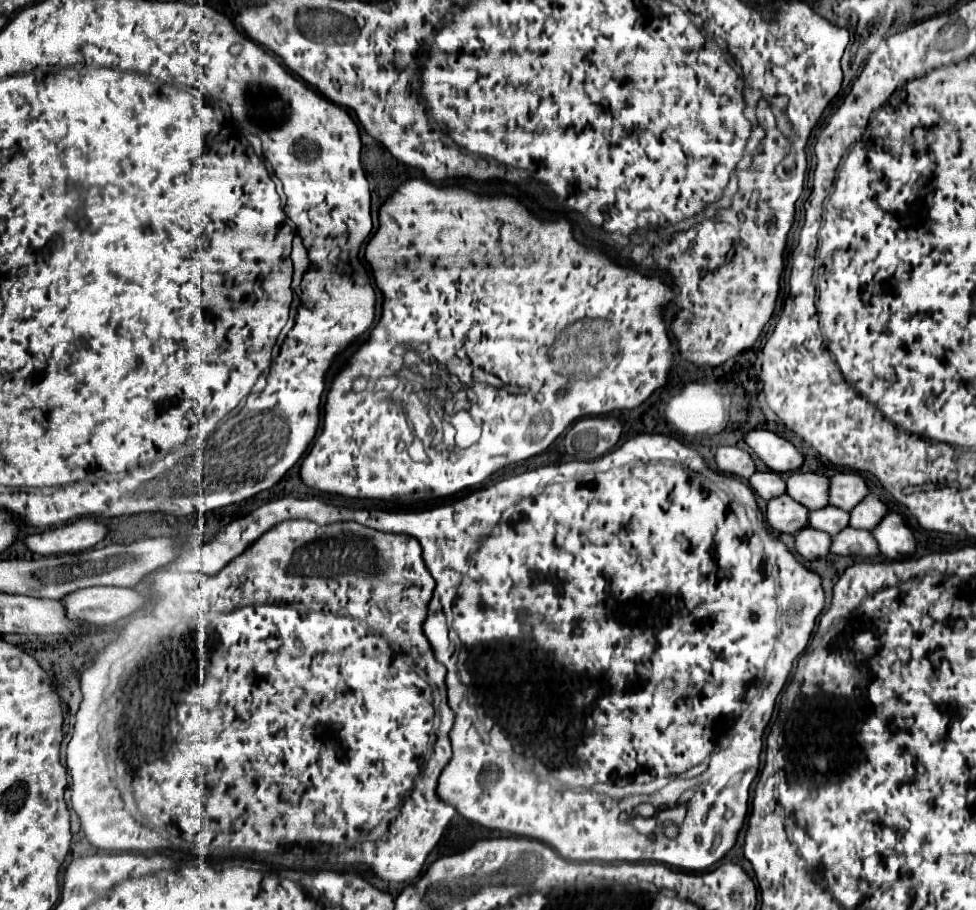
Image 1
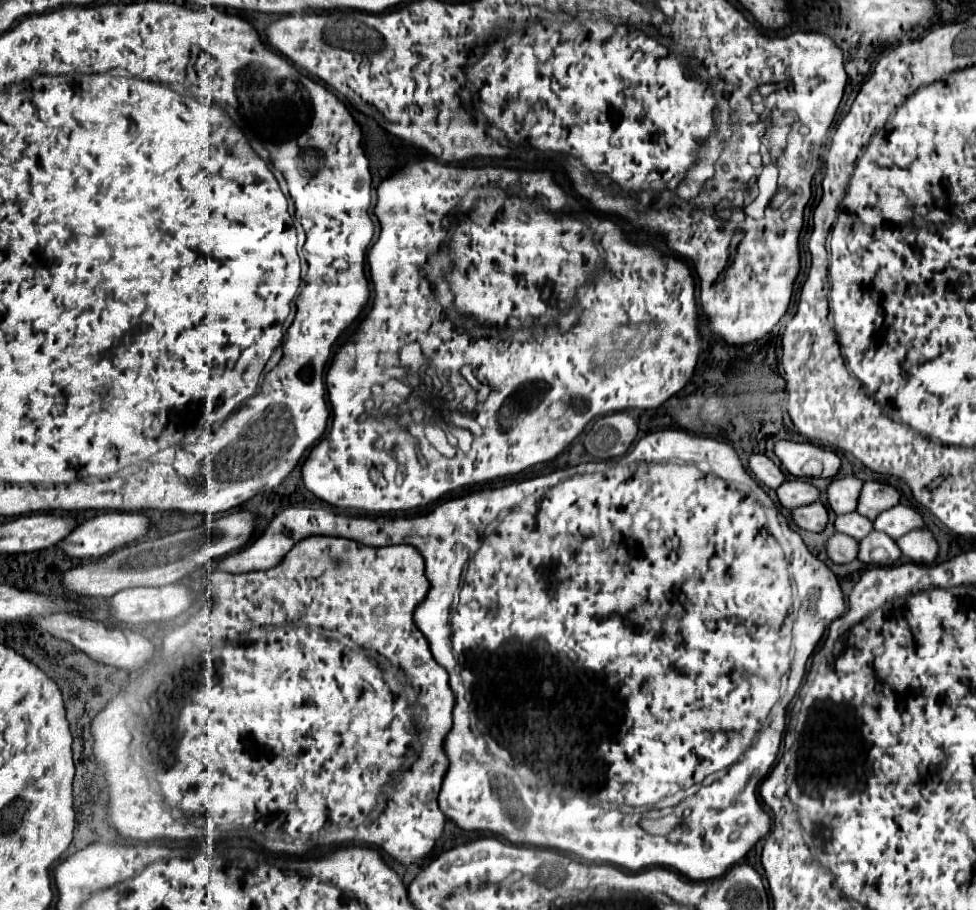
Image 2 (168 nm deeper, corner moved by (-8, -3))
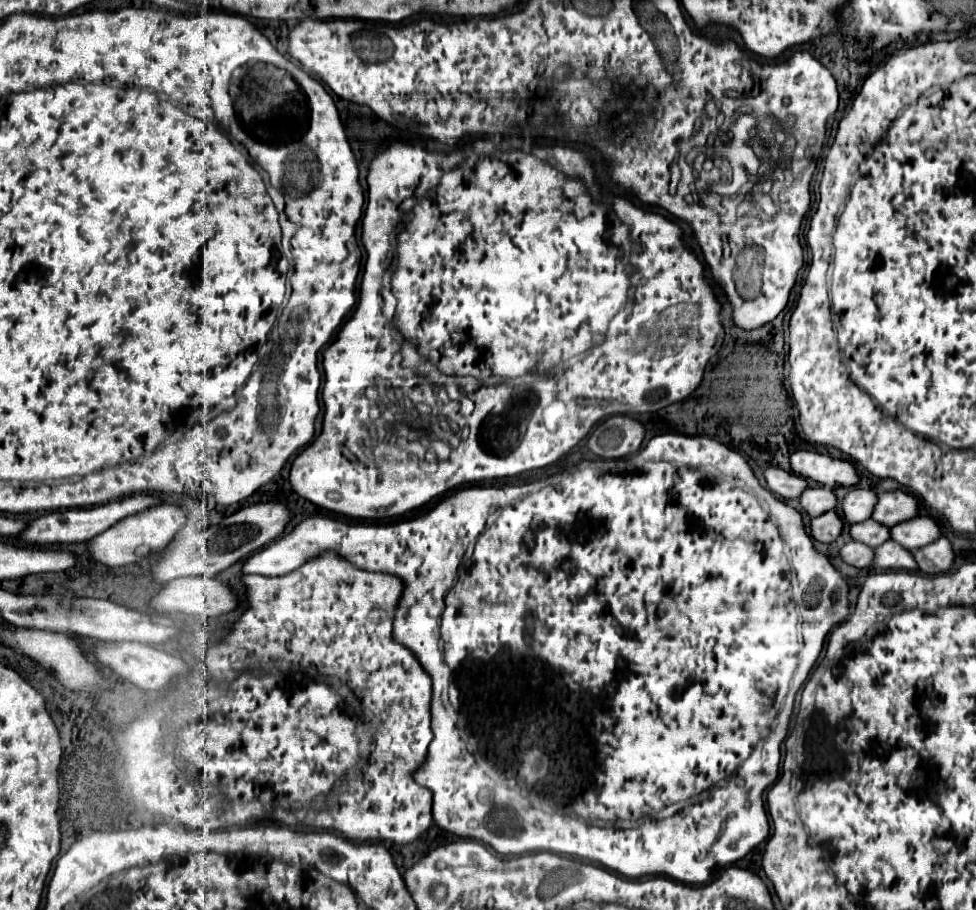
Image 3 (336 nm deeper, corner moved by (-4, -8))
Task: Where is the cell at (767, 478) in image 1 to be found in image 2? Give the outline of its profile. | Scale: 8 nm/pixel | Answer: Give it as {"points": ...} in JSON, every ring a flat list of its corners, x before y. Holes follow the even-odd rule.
{"points":[[789,479,789,481,785,481,777,489,777,497,779,497,779,501,781,501,783,507,795,509,795,507,811,505,813,501,819,501,821,499,821,491,815,485,807,483,807,481]]}

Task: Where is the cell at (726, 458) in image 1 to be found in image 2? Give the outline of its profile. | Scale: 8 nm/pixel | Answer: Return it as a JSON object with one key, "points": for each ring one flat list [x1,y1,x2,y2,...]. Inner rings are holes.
{"points":[[751,455,749,457,749,467,755,473,757,481,763,483,769,489,777,489,787,479,787,475,765,455]]}

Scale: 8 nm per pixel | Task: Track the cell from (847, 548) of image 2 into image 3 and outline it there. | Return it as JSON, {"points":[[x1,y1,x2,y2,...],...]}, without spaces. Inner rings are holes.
{"points":[[851,540,851,542,847,542,847,544,839,550,839,556,841,556,843,562,847,562,847,564,851,564,851,566,855,566,855,568,867,568,867,566,871,566,871,562,873,562,873,548,865,546,865,544,861,544,861,542]]}

